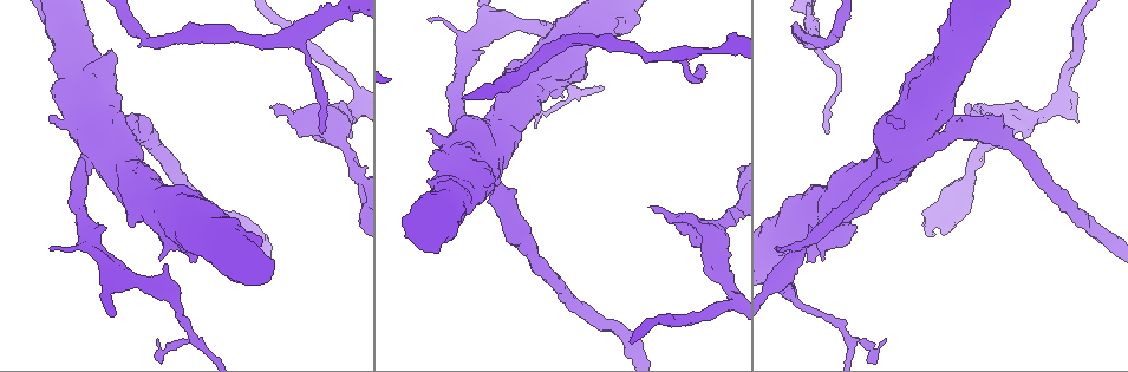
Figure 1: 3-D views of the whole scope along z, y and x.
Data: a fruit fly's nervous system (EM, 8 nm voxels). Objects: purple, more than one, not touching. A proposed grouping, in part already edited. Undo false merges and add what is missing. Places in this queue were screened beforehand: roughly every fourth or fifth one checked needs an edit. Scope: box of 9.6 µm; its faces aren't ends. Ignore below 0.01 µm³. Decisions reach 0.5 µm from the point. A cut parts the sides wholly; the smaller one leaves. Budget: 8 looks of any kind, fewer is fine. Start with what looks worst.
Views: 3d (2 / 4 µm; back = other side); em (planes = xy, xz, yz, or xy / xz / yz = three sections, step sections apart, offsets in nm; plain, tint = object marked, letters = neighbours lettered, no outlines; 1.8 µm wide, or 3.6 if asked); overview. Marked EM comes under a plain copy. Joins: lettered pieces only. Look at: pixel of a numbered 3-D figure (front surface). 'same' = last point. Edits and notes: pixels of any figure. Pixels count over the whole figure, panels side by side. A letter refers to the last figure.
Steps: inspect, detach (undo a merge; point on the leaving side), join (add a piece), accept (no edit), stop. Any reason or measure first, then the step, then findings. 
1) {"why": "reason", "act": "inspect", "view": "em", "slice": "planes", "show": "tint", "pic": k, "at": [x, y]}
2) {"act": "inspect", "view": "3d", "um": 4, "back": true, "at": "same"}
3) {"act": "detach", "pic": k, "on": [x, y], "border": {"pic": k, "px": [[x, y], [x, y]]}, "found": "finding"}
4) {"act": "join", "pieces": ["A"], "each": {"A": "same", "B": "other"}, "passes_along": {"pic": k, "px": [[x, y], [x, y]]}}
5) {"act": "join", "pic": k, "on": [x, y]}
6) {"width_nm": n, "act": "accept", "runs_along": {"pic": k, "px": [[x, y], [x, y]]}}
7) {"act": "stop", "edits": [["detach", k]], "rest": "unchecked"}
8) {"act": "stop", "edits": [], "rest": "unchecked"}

{"act": "inspect", "view": "em", "slice": "planes", "show": "tint", "pic": 1, "at": [301, 27]}

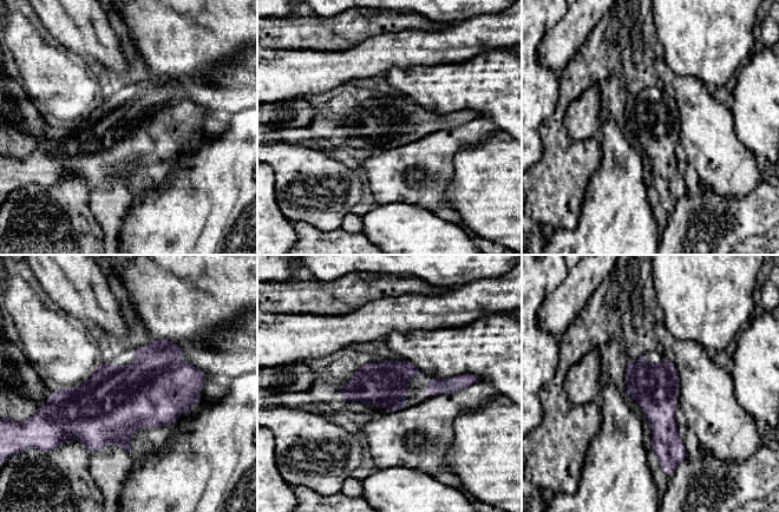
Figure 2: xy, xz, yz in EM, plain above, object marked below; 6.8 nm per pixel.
{"why": "what lies round it", "act": "inspect", "view": "em", "slice": "planes", "show": "letters", "at": "same"}

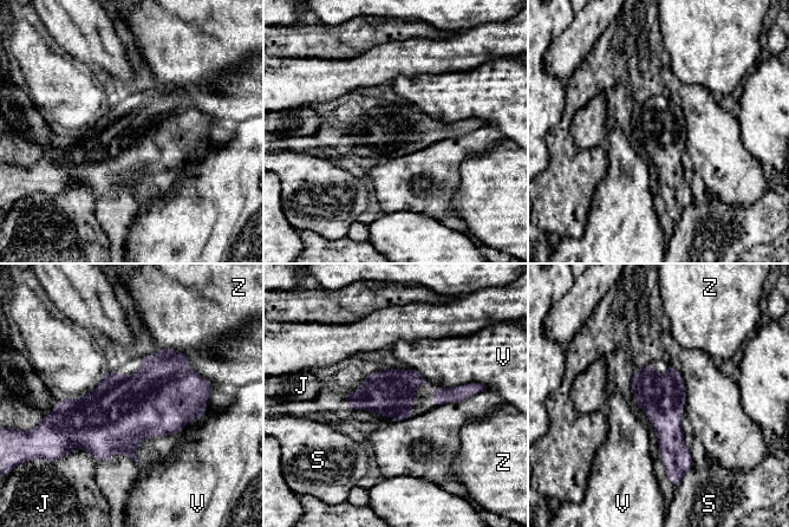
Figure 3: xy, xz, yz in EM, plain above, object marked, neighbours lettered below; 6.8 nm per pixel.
{"width_nm": 300, "act": "accept", "each": {"J": "other", "S": "other", "V": "other", "Z": "other"}, "border": {"pic": 3, "px": [[476, 382], [449, 388], [438, 386]]}, "found": "one neuron here"}

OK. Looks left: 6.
{"why": "tapers out", "act": "inspect", "view": "3d", "um": 4, "pic": 1, "at": [827, 133]}

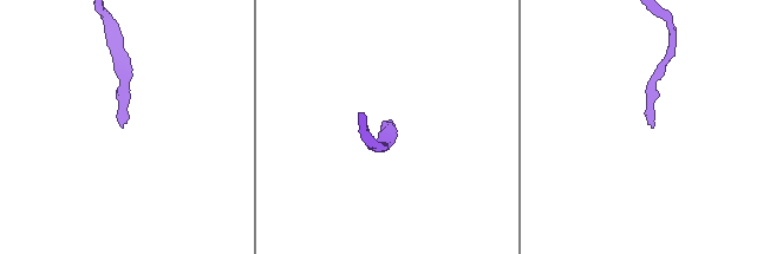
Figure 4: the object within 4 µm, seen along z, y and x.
{"act": "inspect", "view": "em", "um": 3.6, "slice": "planes", "show": "letters", "pic": 4, "at": [651, 127]}

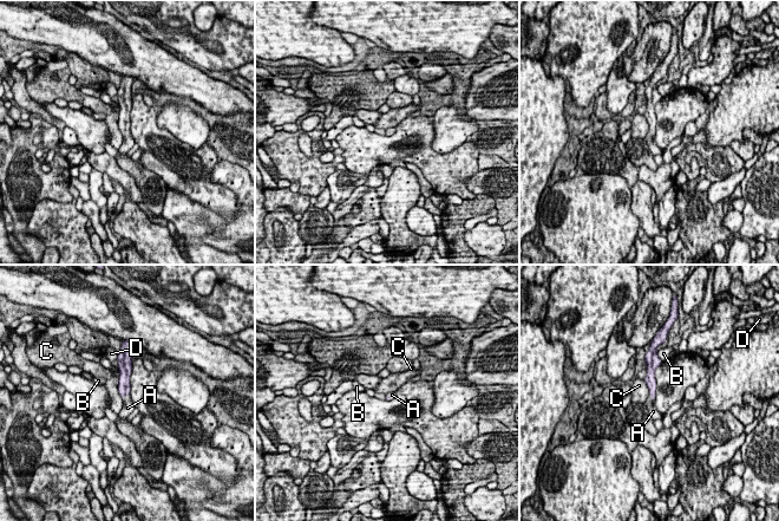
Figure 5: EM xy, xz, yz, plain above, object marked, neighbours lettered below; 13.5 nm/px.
{"act": "join", "pieces": ["A"], "each": {"A": "same", "B": "other", "C": "other", "D": "other"}, "passes_along": {"pic": 5, "px": [[124, 385], [125, 395], [128, 408]]}, "found": "the neuron continues"}

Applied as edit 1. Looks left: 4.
{"act": "inspect", "view": "overview"}

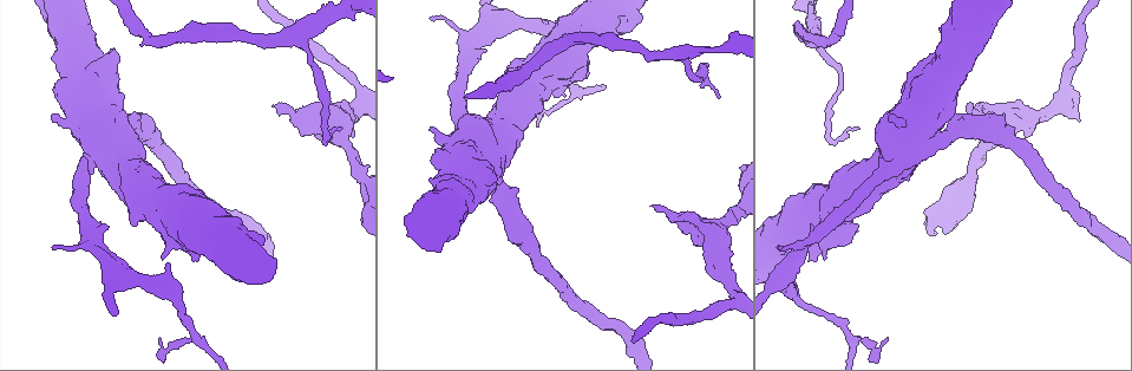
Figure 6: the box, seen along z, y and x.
{"why": "an open end", "act": "inspect", "view": "3d", "um": 2, "back": true, "pic": 6, "at": [677, 223]}

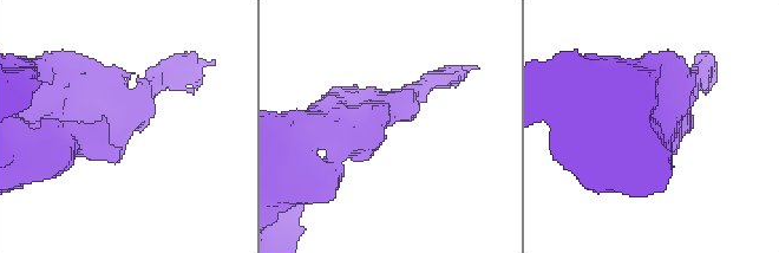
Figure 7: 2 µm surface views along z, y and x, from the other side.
{"act": "inspect", "view": "em", "slice": "planes", "show": "letters", "pic": 7, "at": [122, 156]}

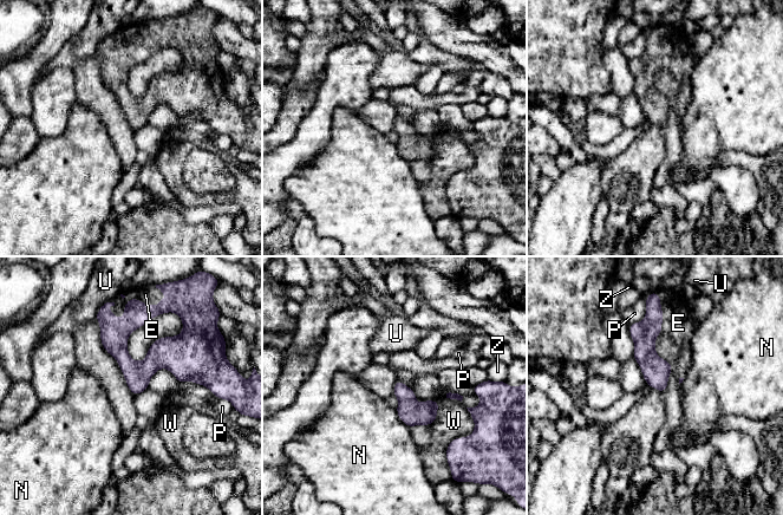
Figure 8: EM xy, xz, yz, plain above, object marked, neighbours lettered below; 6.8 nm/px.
{"width_nm": 150, "act": "join", "pieces": ["E"], "each": {"E": "same", "N": "other", "P": "other", "U": "other", "W": "other", "Z": "other"}, "found": "it goes on there"}

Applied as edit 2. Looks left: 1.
{"act": "stop", "edits": [["join", 5], ["join", 8]], "rest": "unchecked"}

